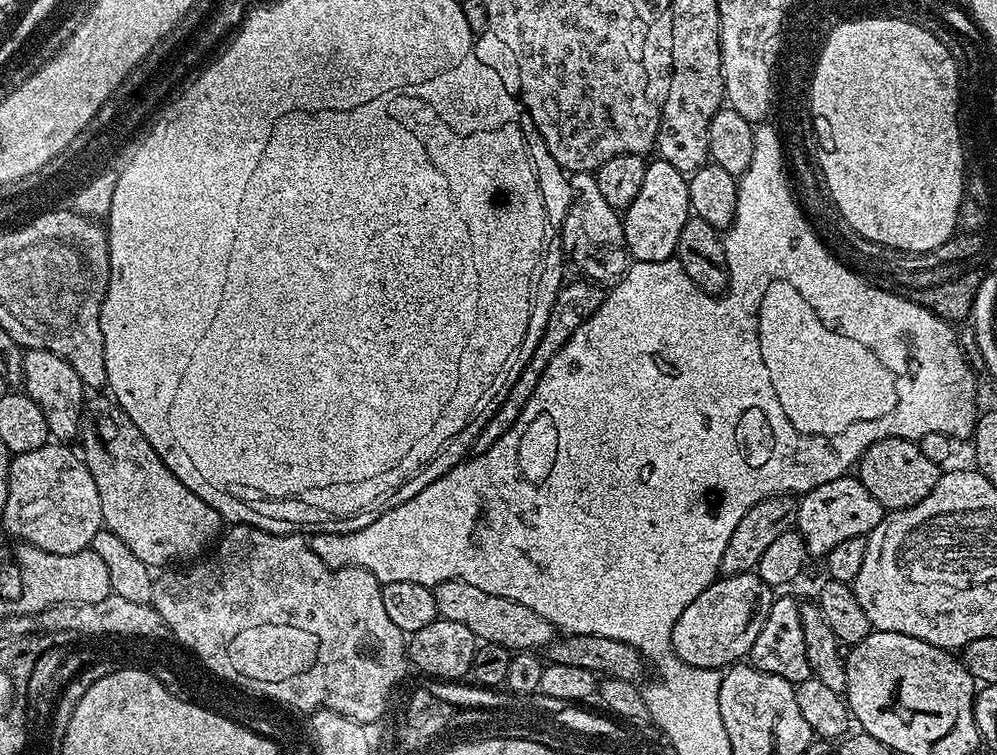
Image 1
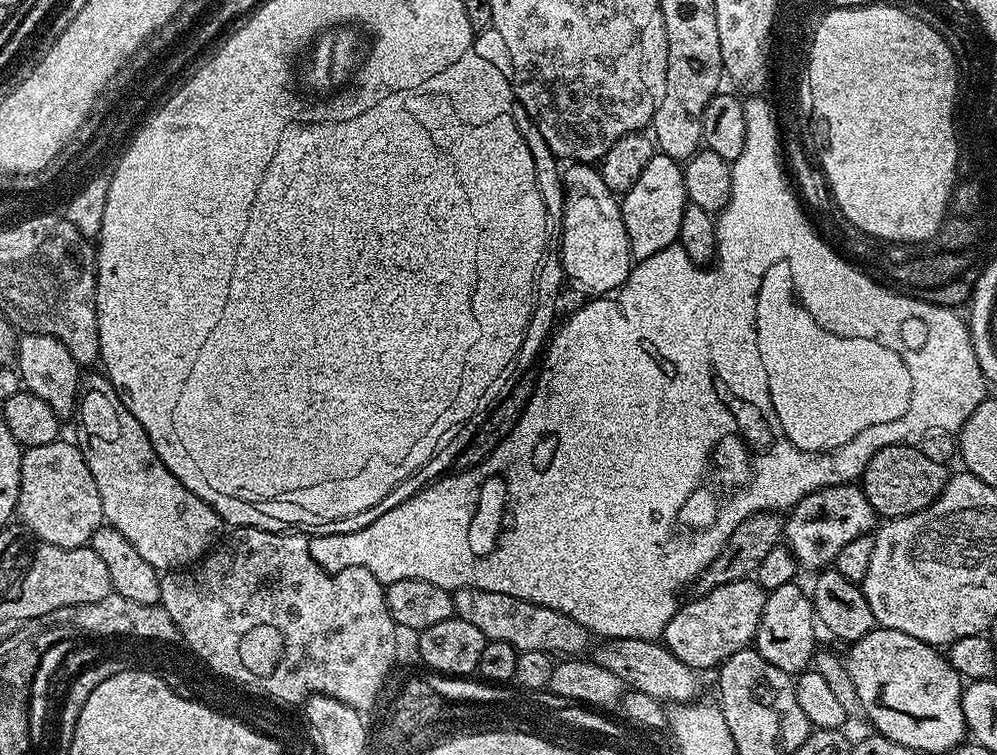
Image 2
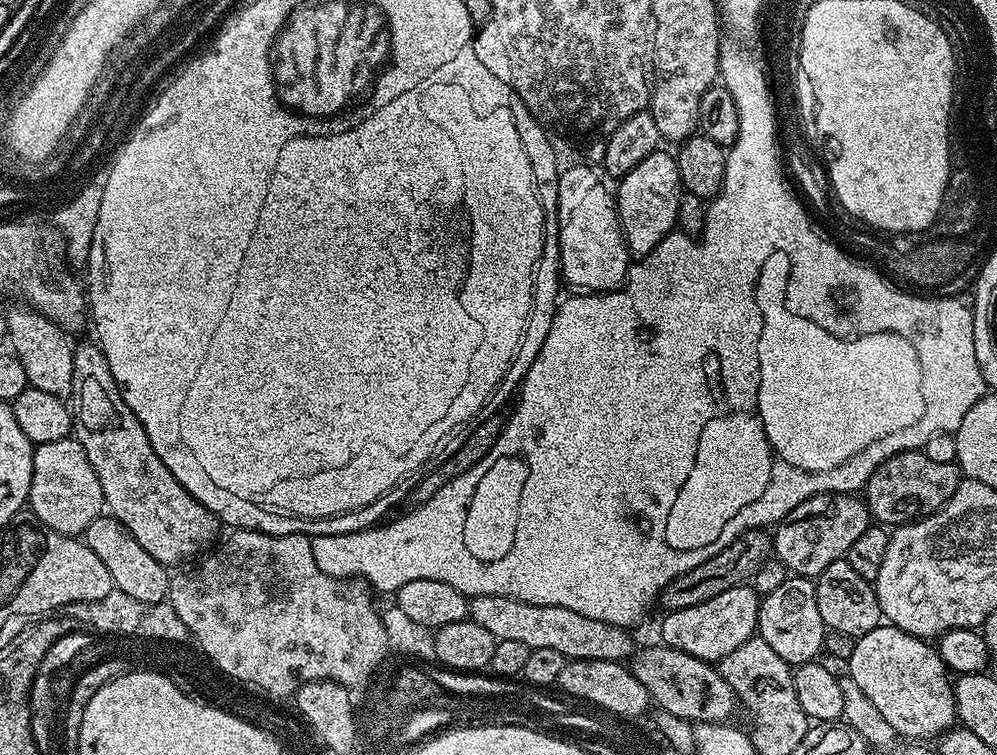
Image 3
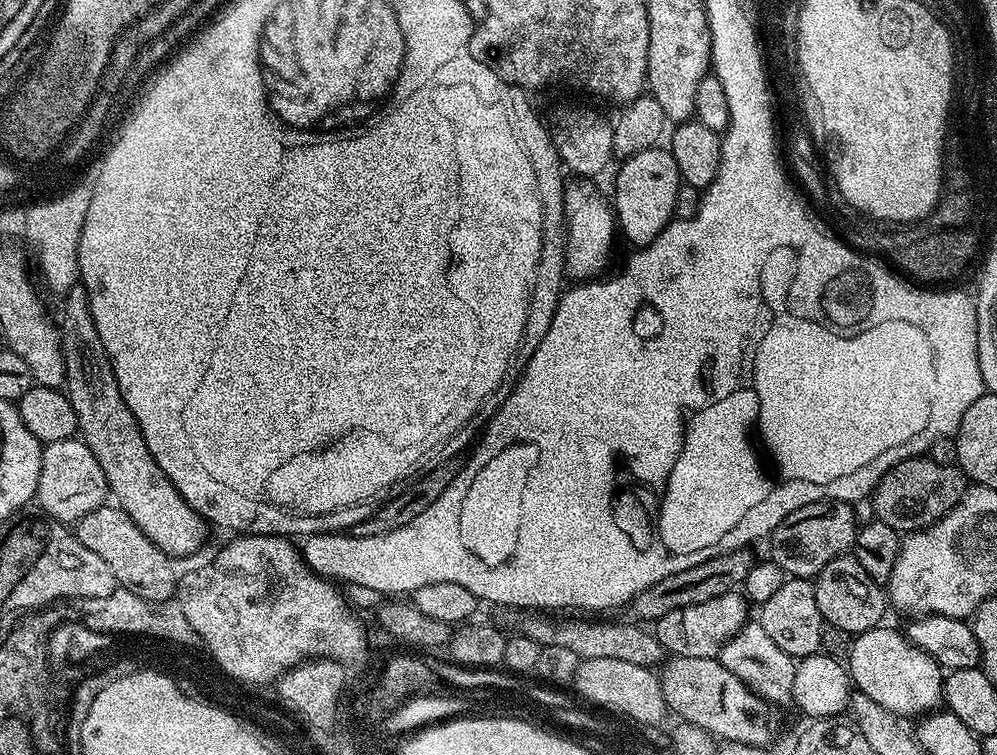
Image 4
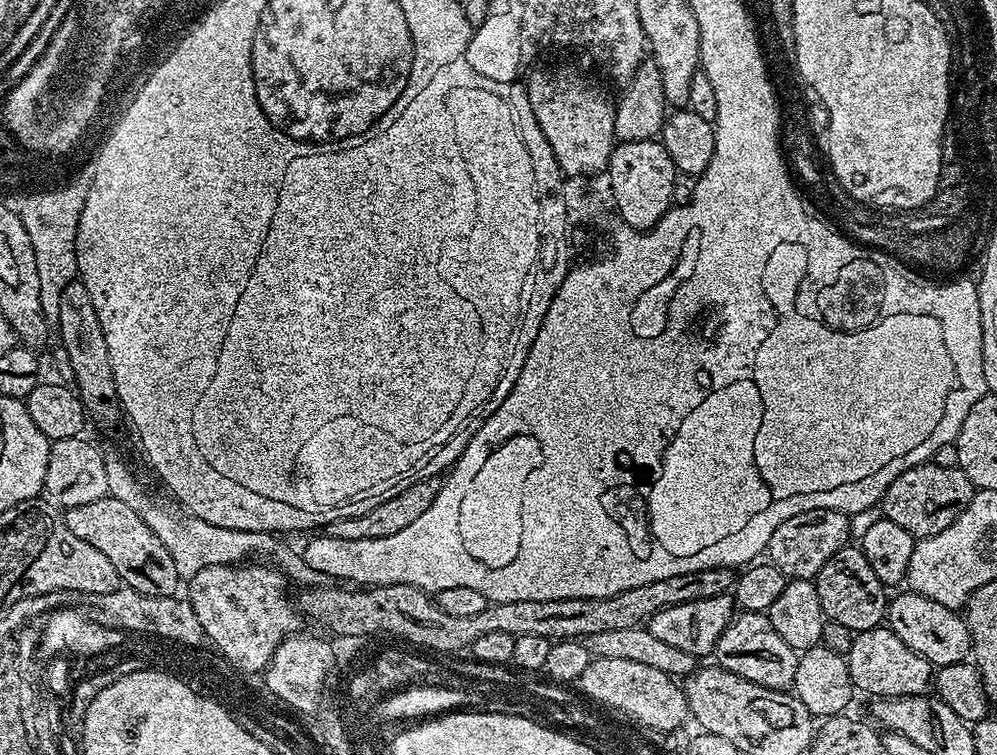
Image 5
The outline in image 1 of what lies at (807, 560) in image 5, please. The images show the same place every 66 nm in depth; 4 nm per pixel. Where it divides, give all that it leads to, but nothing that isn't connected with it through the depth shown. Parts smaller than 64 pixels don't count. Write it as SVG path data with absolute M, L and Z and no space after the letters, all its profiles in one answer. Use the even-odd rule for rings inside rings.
M849 474L803 493L798 500L795 527L806 542L809 557L826 558L830 550L838 546L838 542L846 542L846 538L867 536L874 526L878 526L878 522L882 522L885 514L886 509L880 505L878 498L874 498L874 494L862 486L860 479Z

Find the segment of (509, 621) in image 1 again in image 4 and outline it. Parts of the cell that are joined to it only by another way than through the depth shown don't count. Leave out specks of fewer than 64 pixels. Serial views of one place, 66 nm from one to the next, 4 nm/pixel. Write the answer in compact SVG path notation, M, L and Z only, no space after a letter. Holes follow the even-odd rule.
M524 614L520 620L519 635L534 638L541 646L562 646L578 654L581 660L615 658L621 662L634 662L634 666L655 669L666 653L647 627L636 622L610 624L606 618L580 618L584 620L547 620L544 614Z

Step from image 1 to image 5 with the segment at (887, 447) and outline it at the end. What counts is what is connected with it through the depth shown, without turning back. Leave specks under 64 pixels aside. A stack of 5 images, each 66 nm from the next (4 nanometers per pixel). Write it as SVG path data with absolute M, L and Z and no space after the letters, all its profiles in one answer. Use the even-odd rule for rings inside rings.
M931 462L919 464L894 478L886 490L882 501L883 519L902 526L902 530L925 540L928 536L942 534L962 514L962 510L972 501L974 489L970 478L960 468L947 468Z

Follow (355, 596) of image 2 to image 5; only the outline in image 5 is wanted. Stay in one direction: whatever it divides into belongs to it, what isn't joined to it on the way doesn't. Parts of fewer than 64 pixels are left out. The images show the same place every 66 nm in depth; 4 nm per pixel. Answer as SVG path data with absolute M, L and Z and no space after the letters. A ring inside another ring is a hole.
M267 563L206 566L206 570L198 570L190 577L186 590L187 586L186 599L194 606L202 630L211 632L224 652L243 668L258 668L264 660L270 663L279 644L291 637L300 624L293 601L288 601L288 577Z

